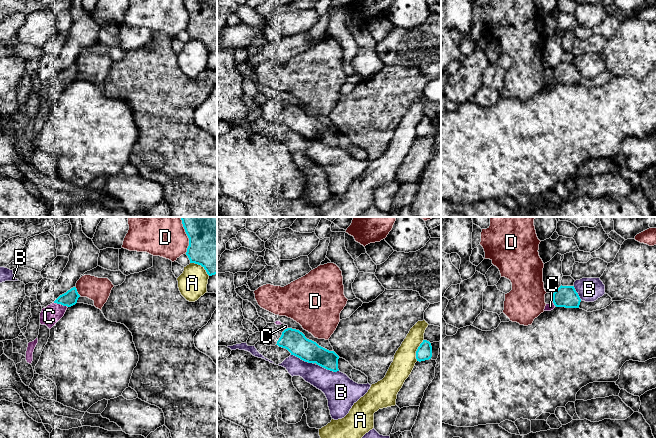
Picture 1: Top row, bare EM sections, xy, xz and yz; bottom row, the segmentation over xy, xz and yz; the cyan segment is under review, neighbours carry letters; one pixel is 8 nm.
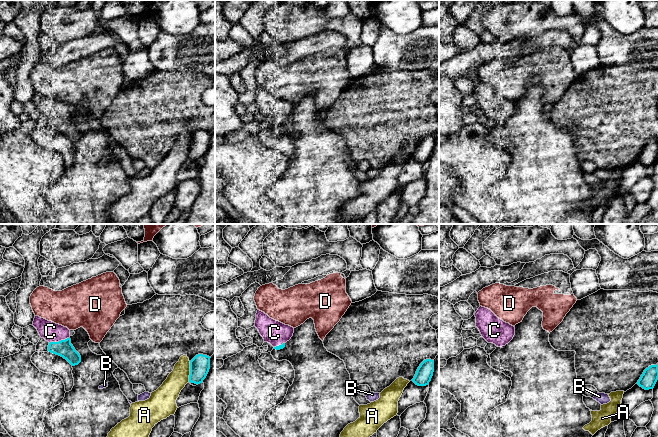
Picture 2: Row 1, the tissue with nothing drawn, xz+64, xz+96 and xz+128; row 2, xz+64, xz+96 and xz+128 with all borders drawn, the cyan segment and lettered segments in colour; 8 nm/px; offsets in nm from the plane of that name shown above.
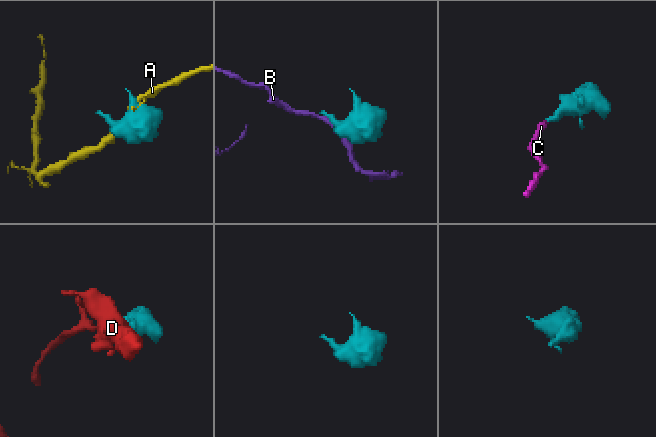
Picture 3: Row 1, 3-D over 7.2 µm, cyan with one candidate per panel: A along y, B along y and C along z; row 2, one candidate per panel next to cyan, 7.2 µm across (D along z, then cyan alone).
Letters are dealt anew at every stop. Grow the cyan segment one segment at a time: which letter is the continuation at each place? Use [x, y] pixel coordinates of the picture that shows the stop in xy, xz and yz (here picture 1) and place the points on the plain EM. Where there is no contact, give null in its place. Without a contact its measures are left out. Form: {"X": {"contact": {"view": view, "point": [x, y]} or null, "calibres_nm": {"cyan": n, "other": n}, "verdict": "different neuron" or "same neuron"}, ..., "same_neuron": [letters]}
{"A": {"contact": {"view": "xy", "point": [200, 40]}, "calibres_nm": {"cyan": 380, "other": 240}, "verdict": "different neuron"}, "B": {"contact": {"view": "xz", "point": [302, 135]}, "calibres_nm": {"cyan": 180, "other": 180}, "verdict": "different neuron"}, "C": {"contact": {"view": "xy", "point": [60, 79]}, "calibres_nm": {"cyan": 120, "other": 160}, "verdict": "same neuron"}, "D": {"contact": {"view": "xy", "point": [189, 15]}, "calibres_nm": {"cyan": 380, "other": 280}, "verdict": "different neuron"}, "same_neuron": ["C"]}

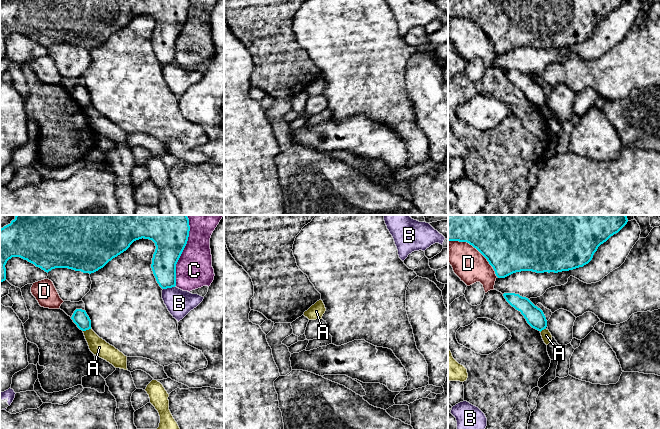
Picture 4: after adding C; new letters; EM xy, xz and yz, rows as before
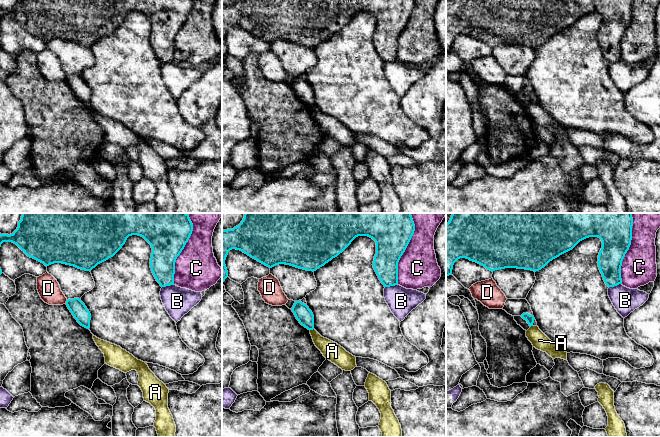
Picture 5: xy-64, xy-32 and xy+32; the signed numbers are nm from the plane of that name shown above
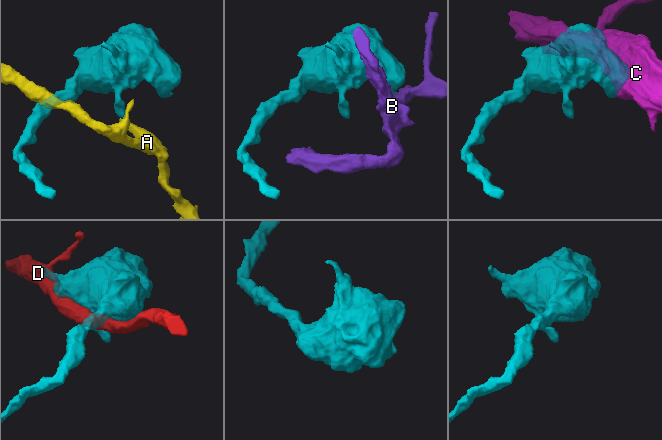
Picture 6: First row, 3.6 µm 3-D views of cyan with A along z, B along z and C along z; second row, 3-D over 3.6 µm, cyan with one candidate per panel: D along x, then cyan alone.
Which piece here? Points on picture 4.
{"A": {"contact": {"view": "xy", "point": [87, 105]}, "calibres_nm": {"cyan": 120, "other": 140}, "verdict": "different neuron"}, "B": {"contact": {"view": "xy", "point": [169, 63]}, "calibres_nm": {"cyan": 200, "other": 220}, "verdict": "different neuron"}, "C": {"contact": {"view": "xy", "point": [180, 31]}, "calibres_nm": {"cyan": 260, "other": 300}, "verdict": "different neuron"}, "D": {"contact": {"view": "yz", "point": [476, 24]}, "calibres_nm": {"cyan": 380, "other": 260}, "verdict": "different neuron"}, "same_neuron": []}

